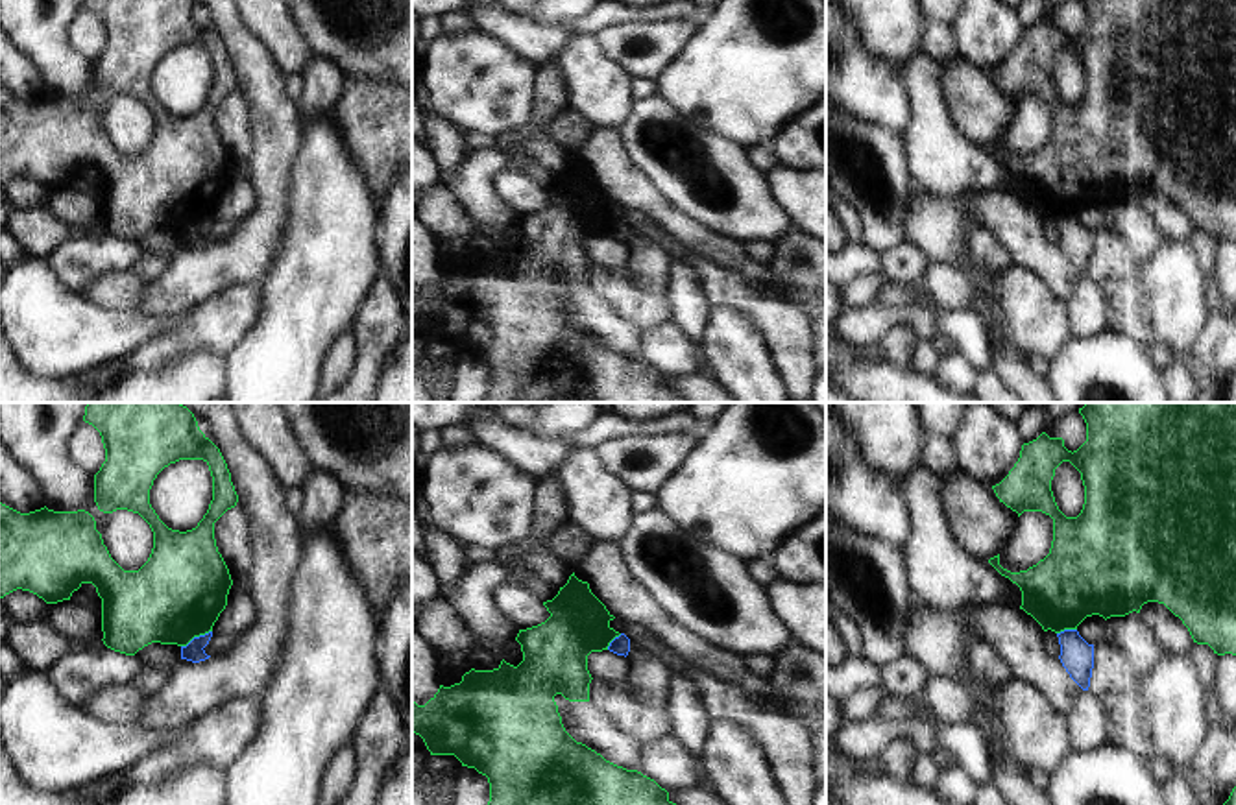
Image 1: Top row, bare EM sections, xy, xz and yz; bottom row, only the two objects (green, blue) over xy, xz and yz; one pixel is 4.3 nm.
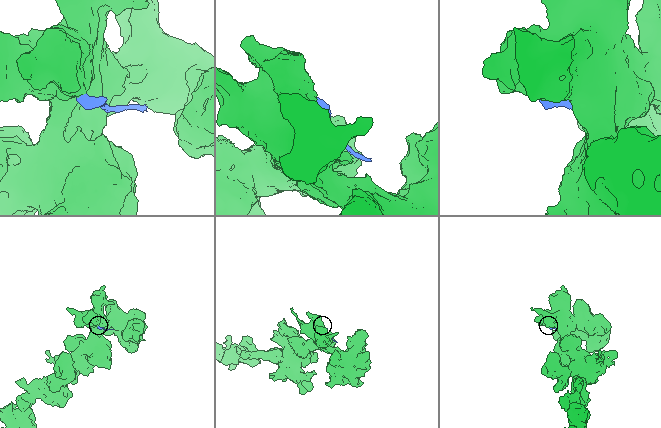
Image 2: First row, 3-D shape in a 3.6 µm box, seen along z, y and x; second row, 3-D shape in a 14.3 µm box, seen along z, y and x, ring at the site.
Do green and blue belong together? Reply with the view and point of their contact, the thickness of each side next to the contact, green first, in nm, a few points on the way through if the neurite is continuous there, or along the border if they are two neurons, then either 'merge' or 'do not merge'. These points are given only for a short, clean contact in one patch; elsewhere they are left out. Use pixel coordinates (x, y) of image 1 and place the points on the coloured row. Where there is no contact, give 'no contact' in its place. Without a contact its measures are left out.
meets green in xy at (196, 636); 400 nm thick on the green side, 90 nm on the other; border along xy (211, 630), (194, 636), (181, 647); do not merge

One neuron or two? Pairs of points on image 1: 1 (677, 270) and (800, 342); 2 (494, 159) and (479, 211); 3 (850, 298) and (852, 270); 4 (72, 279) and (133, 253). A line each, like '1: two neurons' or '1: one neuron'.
1: two neurons
2: one neuron
3: two neurons
4: one neuron

